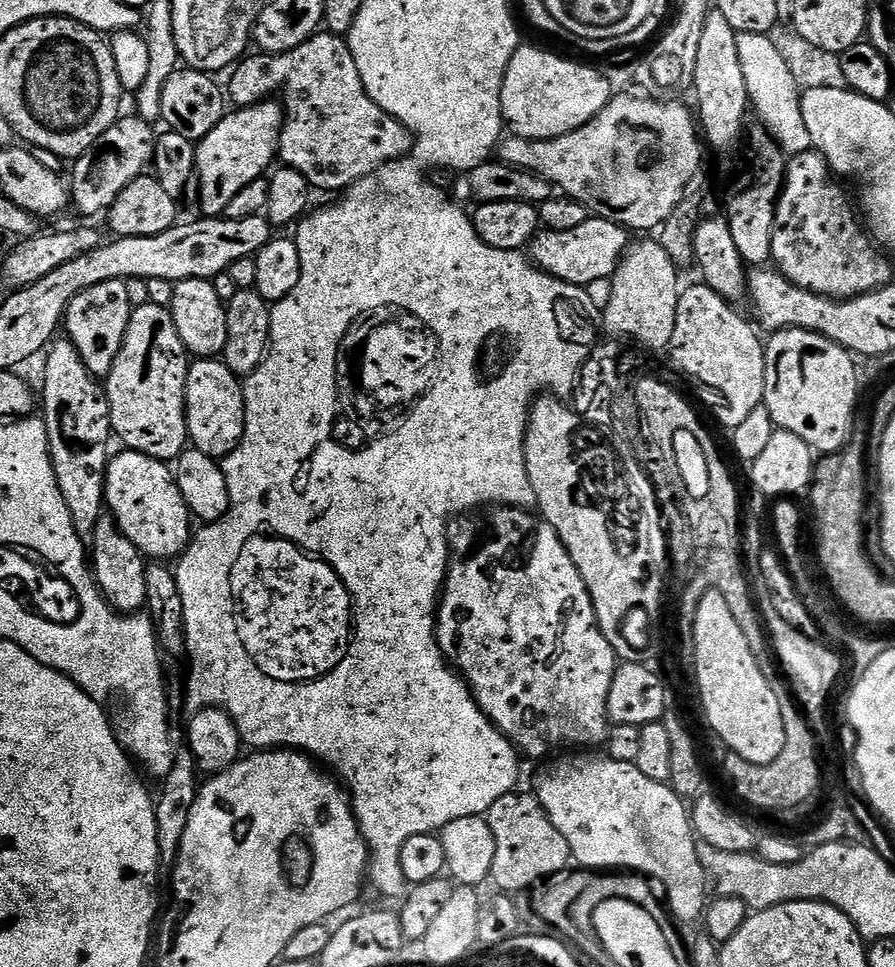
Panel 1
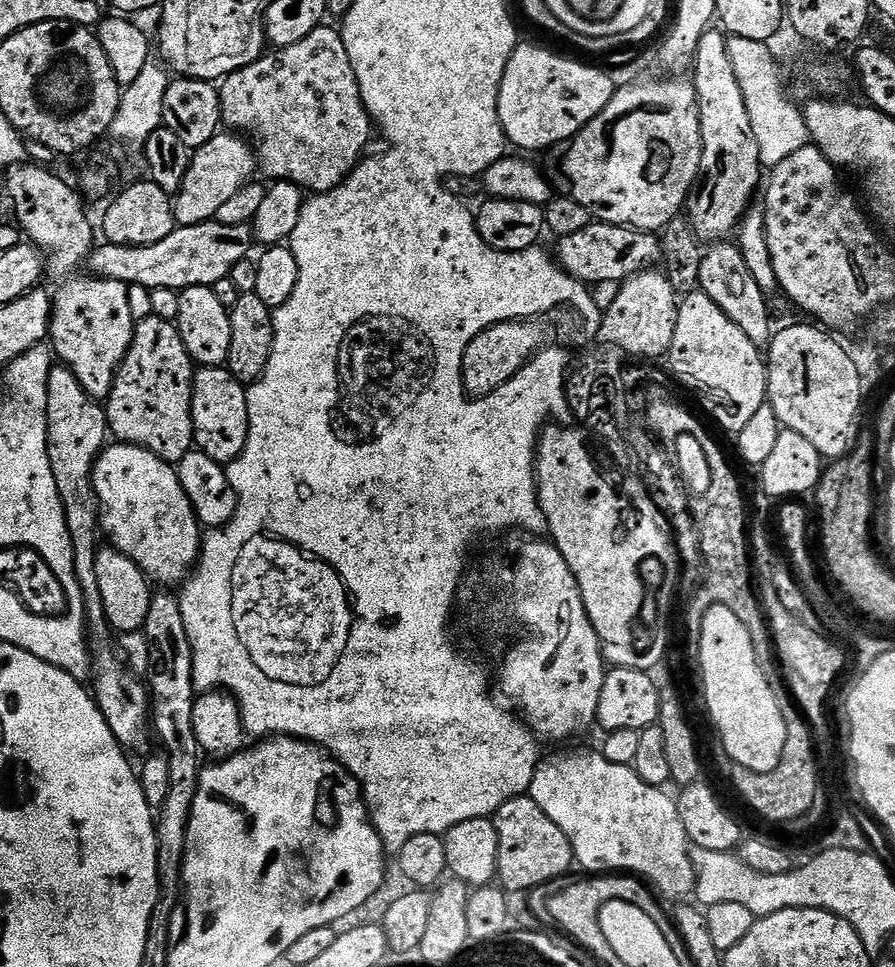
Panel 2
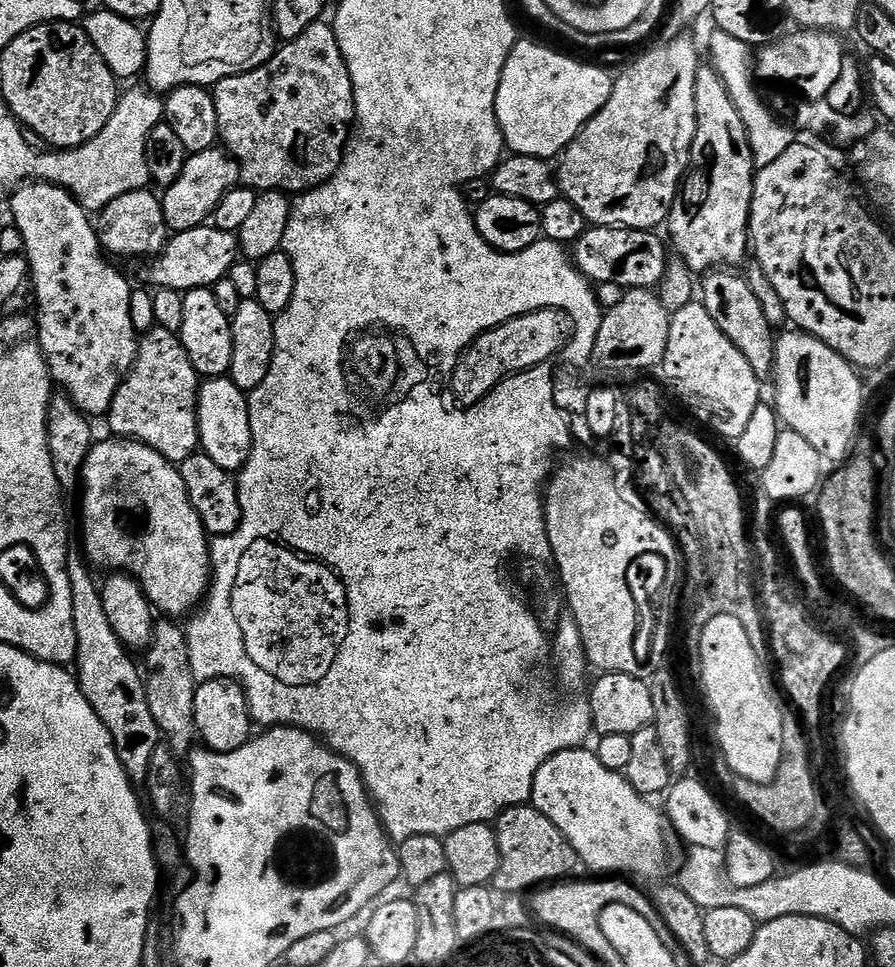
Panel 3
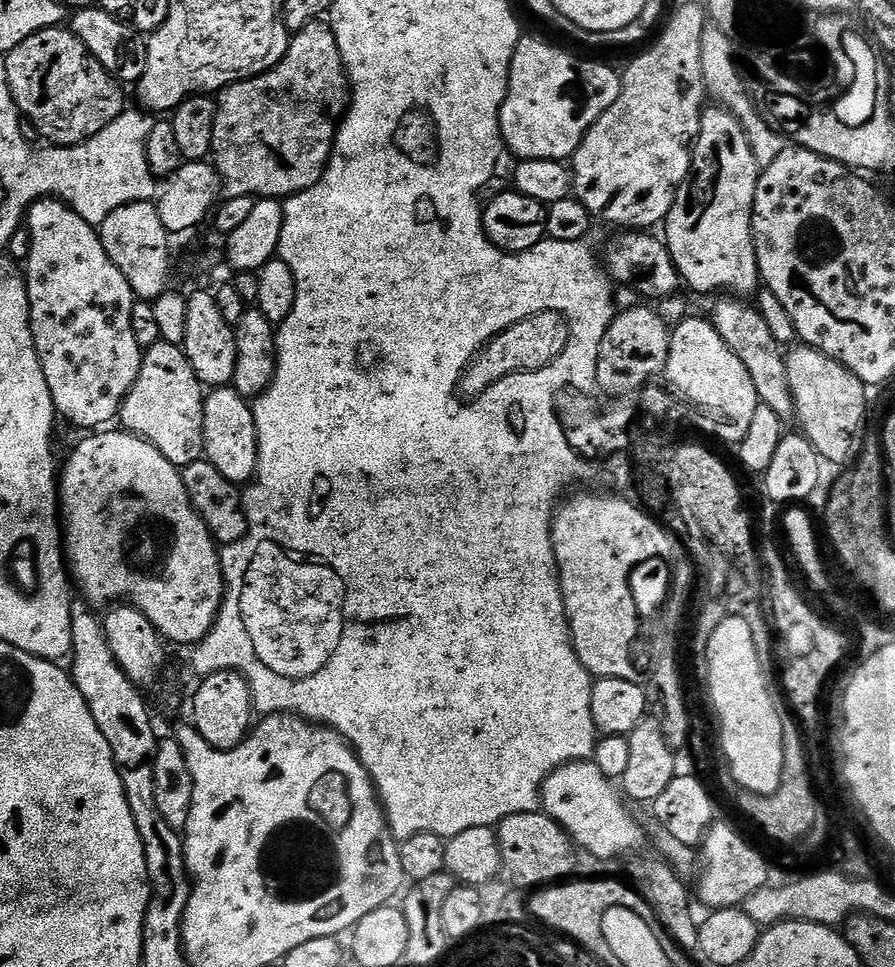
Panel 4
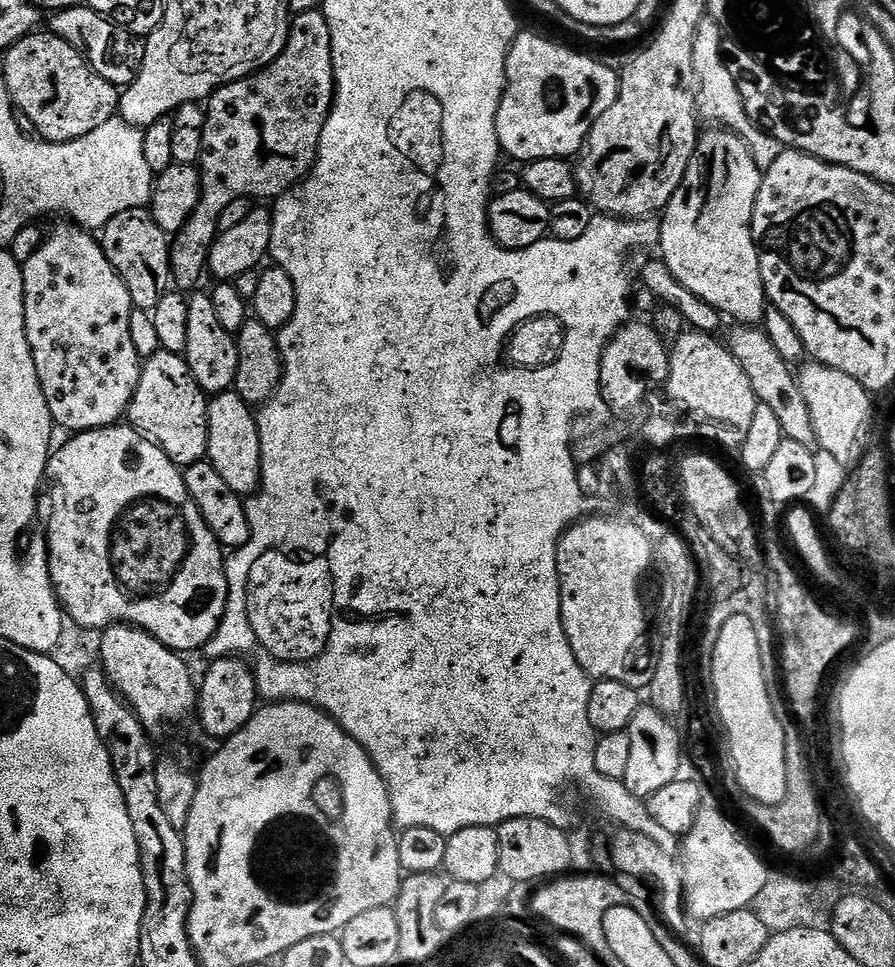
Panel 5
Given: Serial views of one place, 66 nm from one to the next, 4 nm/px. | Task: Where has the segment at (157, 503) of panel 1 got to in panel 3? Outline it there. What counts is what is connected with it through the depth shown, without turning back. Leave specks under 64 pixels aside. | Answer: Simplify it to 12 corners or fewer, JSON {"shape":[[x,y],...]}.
{"shape":[[135,440],[93,443],[82,547],[168,618],[212,575],[180,470]]}

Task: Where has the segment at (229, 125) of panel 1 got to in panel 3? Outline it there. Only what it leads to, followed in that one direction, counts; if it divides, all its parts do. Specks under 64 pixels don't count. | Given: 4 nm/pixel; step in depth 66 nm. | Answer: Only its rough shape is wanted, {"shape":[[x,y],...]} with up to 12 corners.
{"shape":[[217,146],[191,153],[163,189],[173,233],[205,227],[236,161]]}

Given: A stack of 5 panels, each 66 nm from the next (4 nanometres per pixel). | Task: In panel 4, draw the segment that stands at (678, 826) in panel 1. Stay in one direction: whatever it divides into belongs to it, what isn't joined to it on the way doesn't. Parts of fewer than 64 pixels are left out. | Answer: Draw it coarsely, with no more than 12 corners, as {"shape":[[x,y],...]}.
{"shape":[[592,760],[544,780],[542,811],[600,860],[636,852],[644,828]]}

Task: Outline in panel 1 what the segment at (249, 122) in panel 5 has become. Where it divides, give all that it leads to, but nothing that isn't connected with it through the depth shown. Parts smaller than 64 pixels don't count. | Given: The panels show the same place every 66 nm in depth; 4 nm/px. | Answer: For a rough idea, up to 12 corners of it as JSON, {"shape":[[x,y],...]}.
{"shape":[[343,35],[245,55],[233,105],[284,91],[278,160],[347,190],[411,153]]}

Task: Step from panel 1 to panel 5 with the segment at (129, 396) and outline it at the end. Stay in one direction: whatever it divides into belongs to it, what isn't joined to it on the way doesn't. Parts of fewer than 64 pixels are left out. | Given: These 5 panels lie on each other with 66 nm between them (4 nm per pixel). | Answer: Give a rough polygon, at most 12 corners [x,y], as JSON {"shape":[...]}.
{"shape":[[178,352],[143,361],[126,420],[183,470],[208,454],[209,397]]}

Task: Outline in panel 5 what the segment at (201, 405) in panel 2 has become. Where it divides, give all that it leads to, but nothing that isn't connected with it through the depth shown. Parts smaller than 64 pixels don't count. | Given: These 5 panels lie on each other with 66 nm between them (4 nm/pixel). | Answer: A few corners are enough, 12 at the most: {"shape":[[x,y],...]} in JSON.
{"shape":[[208,402],[208,463],[240,496],[260,486],[253,405]]}

